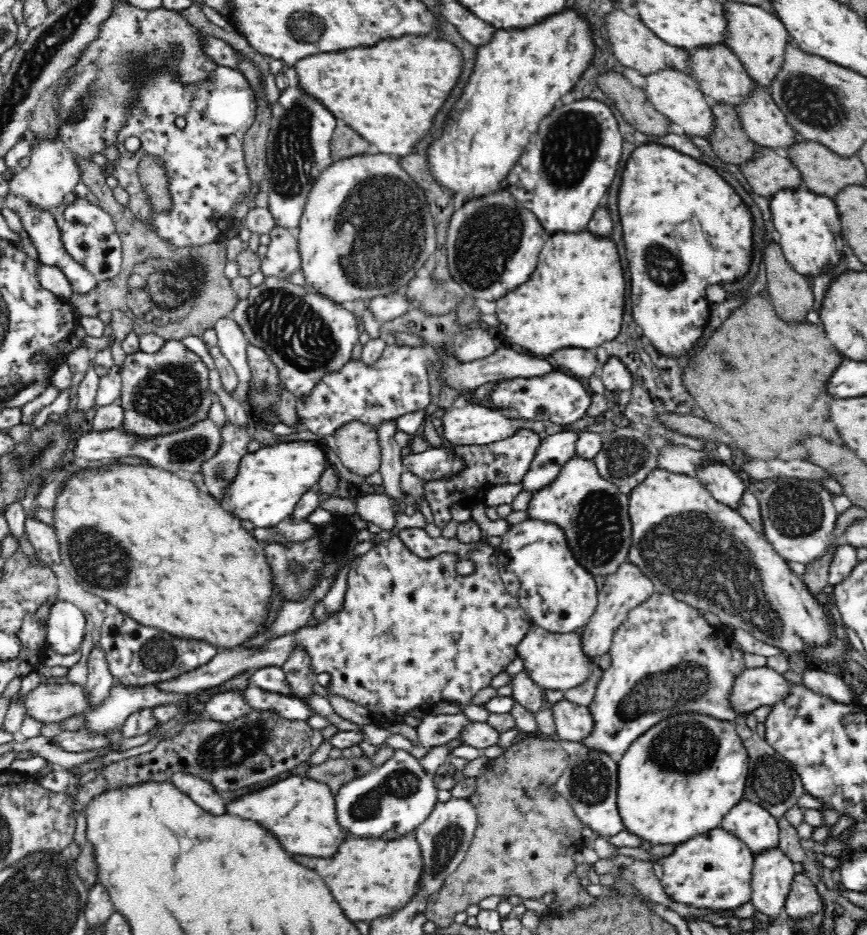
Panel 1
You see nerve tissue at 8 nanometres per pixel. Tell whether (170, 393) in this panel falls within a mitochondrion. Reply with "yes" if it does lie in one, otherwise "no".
yes

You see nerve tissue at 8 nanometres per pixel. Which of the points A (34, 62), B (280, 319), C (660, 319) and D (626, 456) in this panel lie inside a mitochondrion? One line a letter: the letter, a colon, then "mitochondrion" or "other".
A: mitochondrion
B: mitochondrion
C: other
D: mitochondrion

